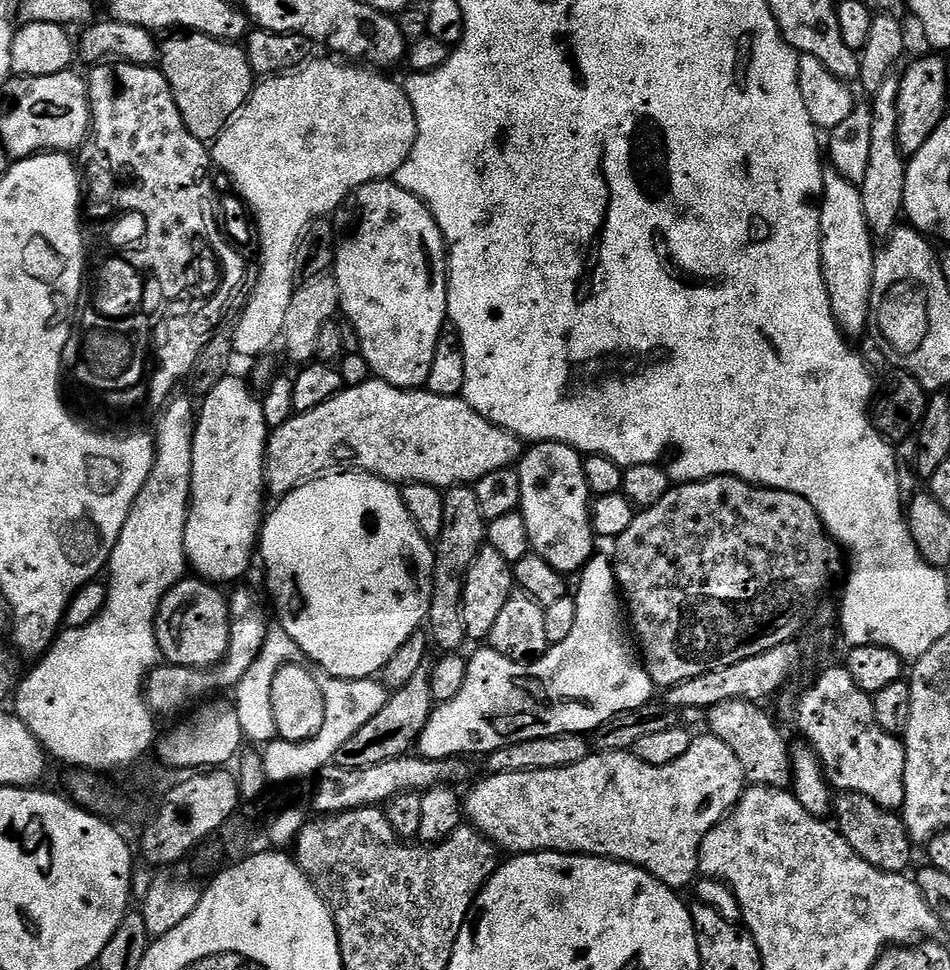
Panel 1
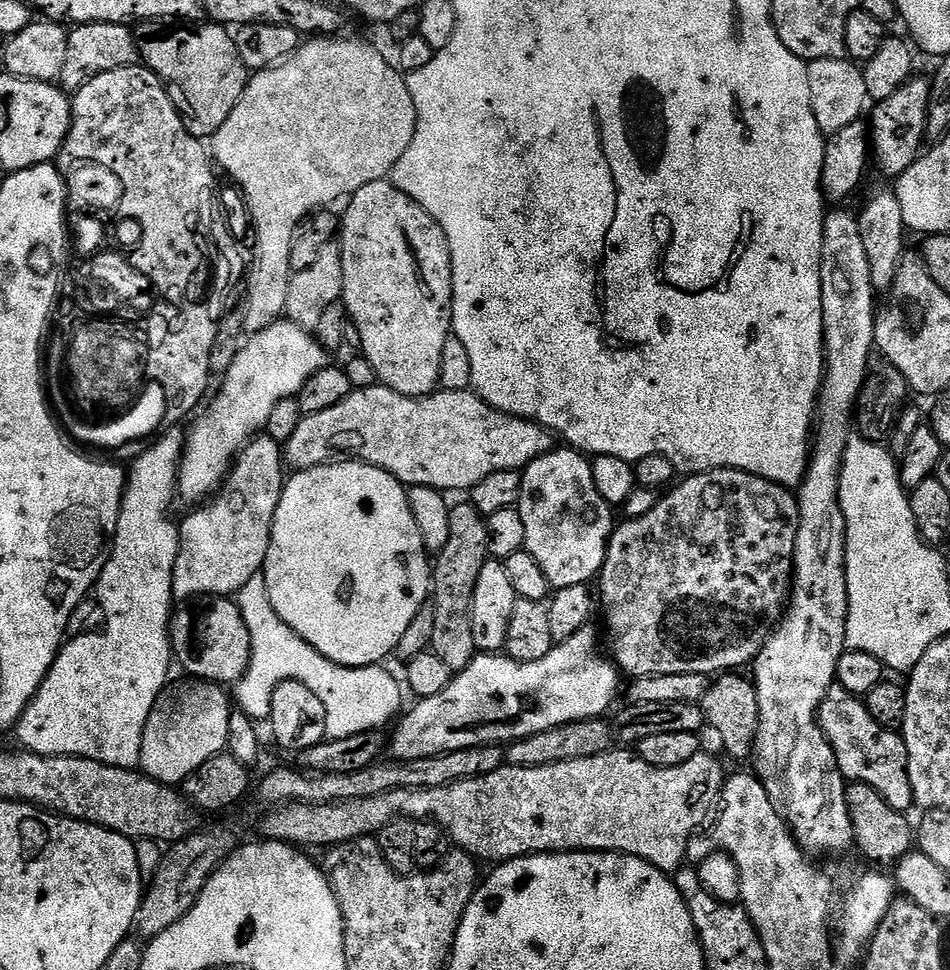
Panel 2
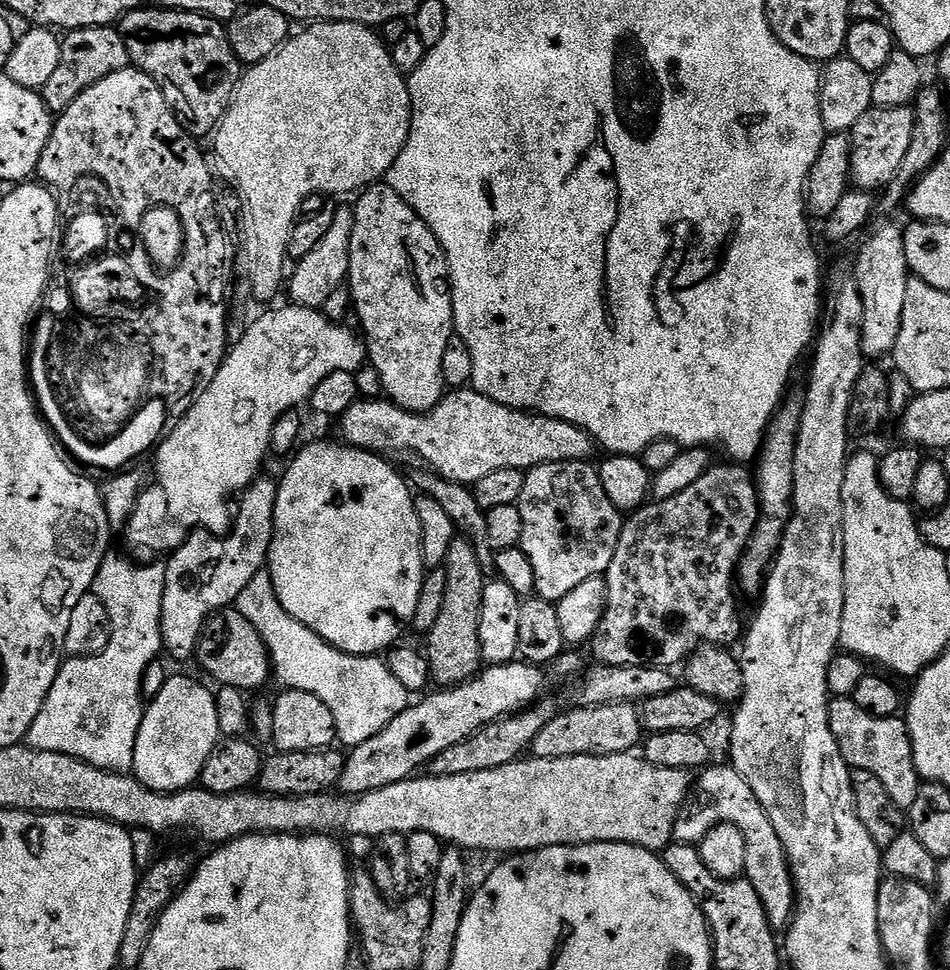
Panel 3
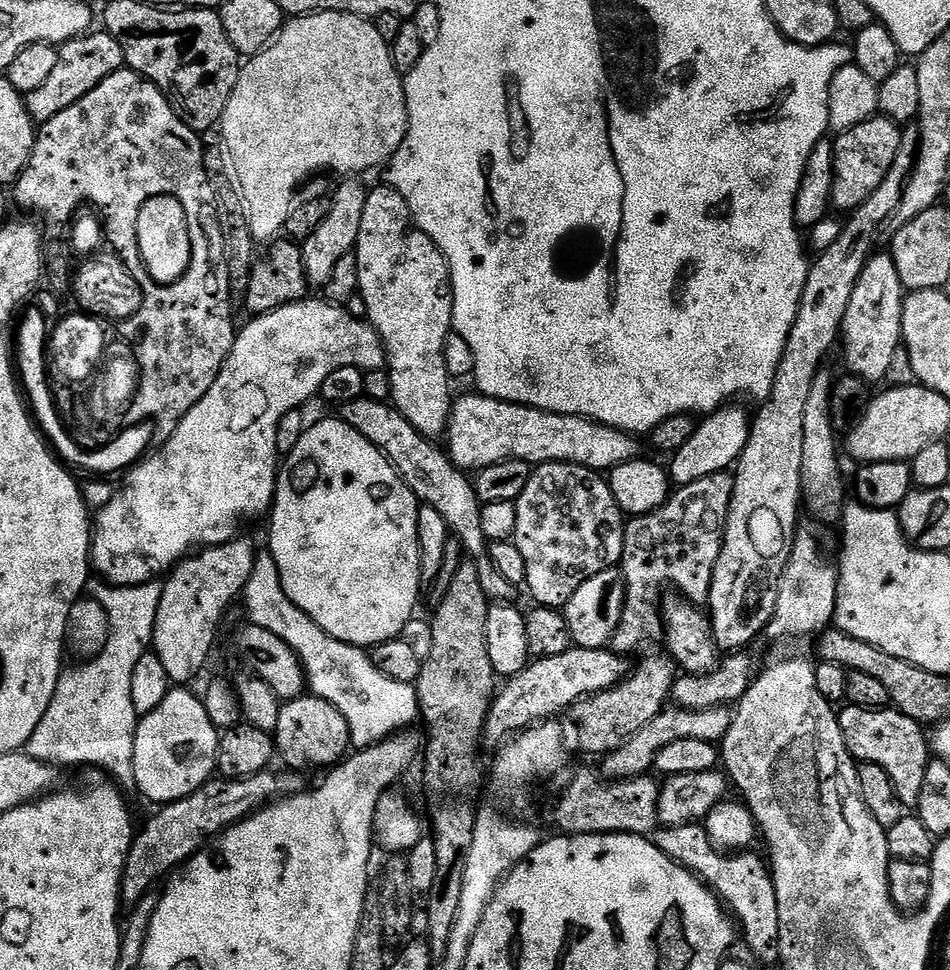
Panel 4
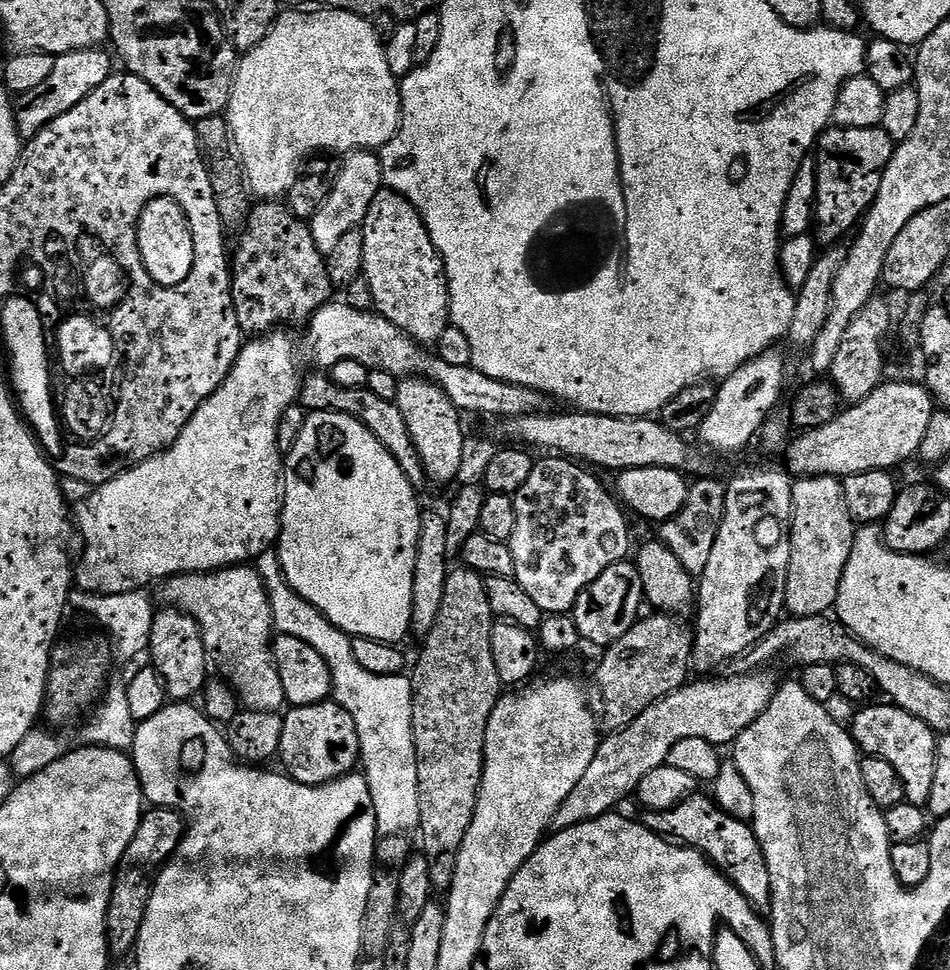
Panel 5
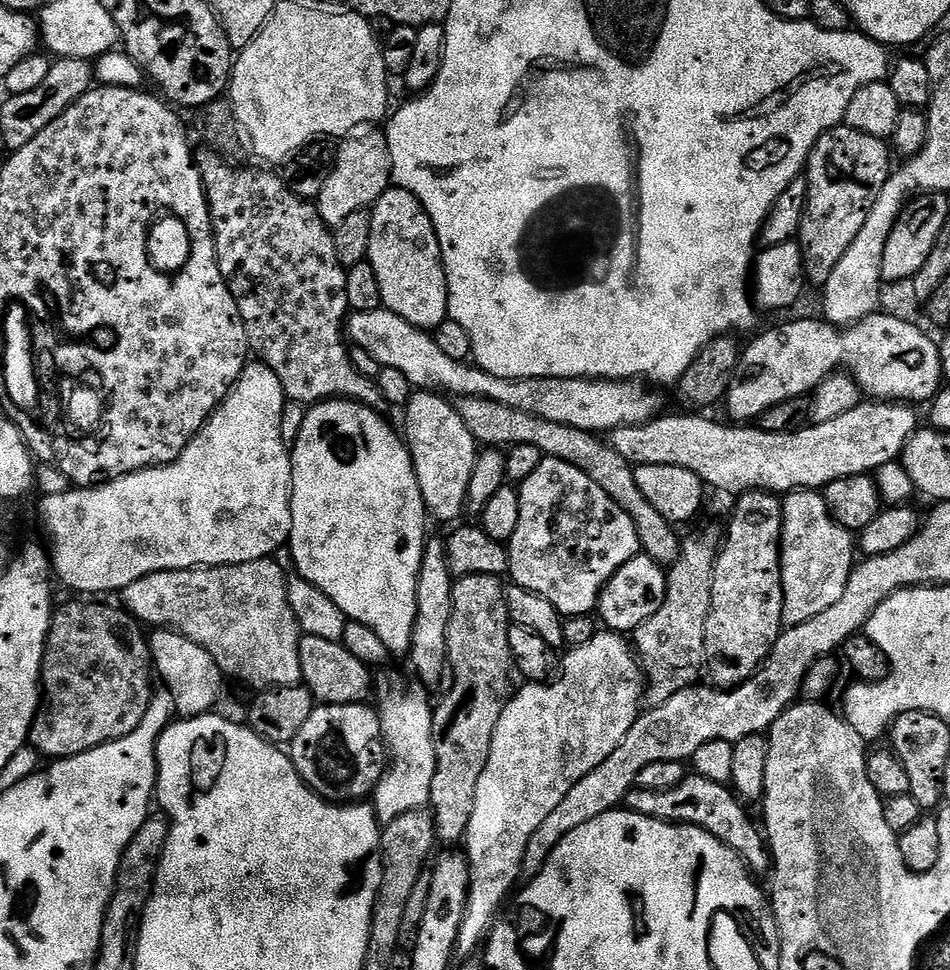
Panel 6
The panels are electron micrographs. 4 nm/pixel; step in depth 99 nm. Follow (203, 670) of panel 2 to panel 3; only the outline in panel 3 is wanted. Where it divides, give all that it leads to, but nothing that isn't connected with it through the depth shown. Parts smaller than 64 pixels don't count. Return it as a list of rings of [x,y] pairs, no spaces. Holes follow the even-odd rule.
[[[221,610],[205,624],[204,631],[200,633],[199,660],[201,666],[217,680],[217,685],[241,690],[262,687],[274,672],[272,657],[258,630],[254,630],[243,614],[235,610]]]

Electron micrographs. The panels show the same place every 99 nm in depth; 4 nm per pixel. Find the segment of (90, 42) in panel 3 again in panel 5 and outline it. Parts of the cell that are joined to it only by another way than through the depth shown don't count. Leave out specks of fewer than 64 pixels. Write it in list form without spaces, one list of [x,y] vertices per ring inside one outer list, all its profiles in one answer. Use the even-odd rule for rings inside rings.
[[[103,47],[87,48],[57,56],[53,72],[36,89],[26,90],[15,97],[12,113],[21,141],[34,139],[42,130],[46,130],[46,126],[50,126],[50,122],[54,122],[54,118],[62,118],[66,110],[74,110],[74,106],[82,102],[82,98],[94,94],[94,90],[98,90],[102,82],[114,75],[113,53],[104,51]]]

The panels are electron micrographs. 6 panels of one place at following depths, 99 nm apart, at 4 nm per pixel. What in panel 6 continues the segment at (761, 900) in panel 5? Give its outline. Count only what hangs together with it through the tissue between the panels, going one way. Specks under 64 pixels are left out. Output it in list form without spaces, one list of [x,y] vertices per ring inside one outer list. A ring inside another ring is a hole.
[[[695,774],[685,775],[684,780],[678,782],[678,786],[670,786],[670,790],[648,790],[637,786],[626,797],[627,811],[664,820],[667,824],[698,826],[730,846],[730,850],[737,852],[753,873],[767,873],[772,867],[772,854],[768,850],[766,837],[757,821],[755,824],[743,807],[747,808],[729,785],[710,782],[710,778]]]

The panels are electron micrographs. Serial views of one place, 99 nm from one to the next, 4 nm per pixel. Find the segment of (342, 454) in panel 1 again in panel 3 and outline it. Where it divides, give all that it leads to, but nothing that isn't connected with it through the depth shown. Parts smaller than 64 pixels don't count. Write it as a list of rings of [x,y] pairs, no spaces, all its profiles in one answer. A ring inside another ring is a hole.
[[[475,390],[449,391],[438,407],[423,414],[407,412],[384,398],[372,398],[367,402],[353,404],[351,410],[344,413],[339,424],[340,432],[345,436],[343,439],[351,447],[377,454],[413,452],[414,455],[421,456],[432,467],[429,469],[439,474],[442,479],[469,486],[474,486],[479,480],[486,478],[486,474],[494,474],[494,470],[507,468],[527,470],[536,468],[539,464],[565,464],[575,460],[588,462],[593,459],[591,456],[594,441],[590,433],[583,432],[570,422],[562,422],[519,408],[507,408]]]

